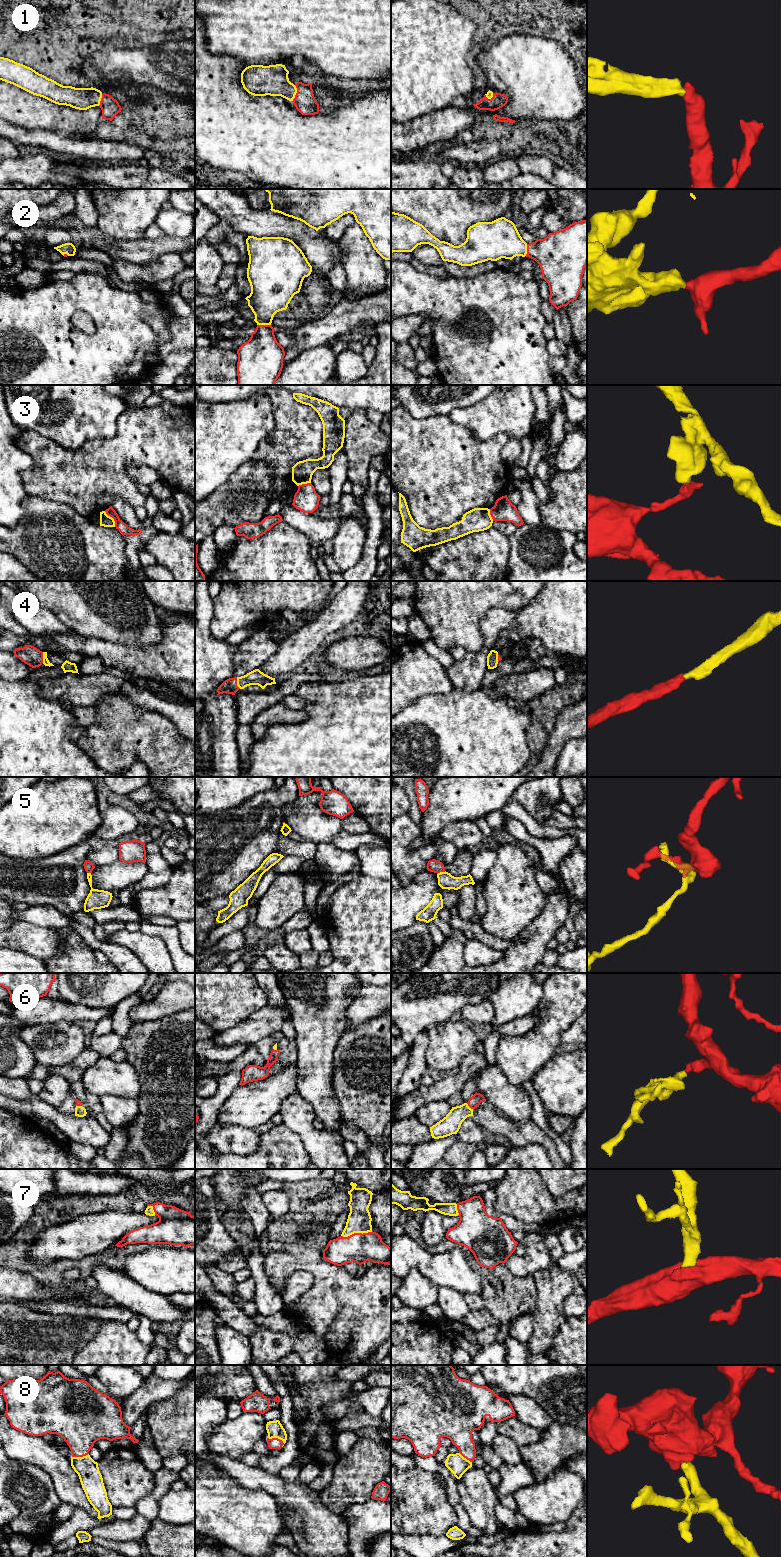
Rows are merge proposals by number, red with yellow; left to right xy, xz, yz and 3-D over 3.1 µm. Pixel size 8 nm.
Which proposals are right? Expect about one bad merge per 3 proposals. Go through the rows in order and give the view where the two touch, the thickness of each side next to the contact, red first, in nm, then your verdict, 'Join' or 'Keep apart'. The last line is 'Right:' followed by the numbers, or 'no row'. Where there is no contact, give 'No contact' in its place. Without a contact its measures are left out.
1: Touches red in xz. Thickness 170 nm (red) against 240 nm. Join
2: Touches red in xz. Thickness 340 nm (red) against 300 nm. Join
3: Touches red in xy. Thickness 80 nm (red) against 90 nm. Keep apart
4: Touches red in xz. Thickness 120 nm (red) against 120 nm. Join
5: Touches red in yz. Thickness 100 nm (red) against 130 nm. Keep apart
6: Touches red in yz. Thickness 90 nm (red) against 150 nm. Join
7: Touches red in xz. Thickness 240 nm (red) against 190 nm. Join
8: Touches red in xz. Thickness 90 nm (red) against 130 nm. Join
Right: 1, 2, 4, 6, 7, 8

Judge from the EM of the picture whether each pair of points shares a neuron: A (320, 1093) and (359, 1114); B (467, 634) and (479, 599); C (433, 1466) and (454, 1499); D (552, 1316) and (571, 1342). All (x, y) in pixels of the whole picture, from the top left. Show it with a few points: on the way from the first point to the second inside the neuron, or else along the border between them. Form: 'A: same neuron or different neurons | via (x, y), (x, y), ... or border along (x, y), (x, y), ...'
A: different neurons | border along (331, 1081), (333, 1096), (338, 1103), (342, 1121)
B: same neuron | via (467, 625), (467, 611), (470, 608)
C: same neuron | via (442, 1470), (450, 1478), (451, 1490)
D: different neurons | border along (565, 1317), (555, 1334), (554, 1343), (551, 1348)

